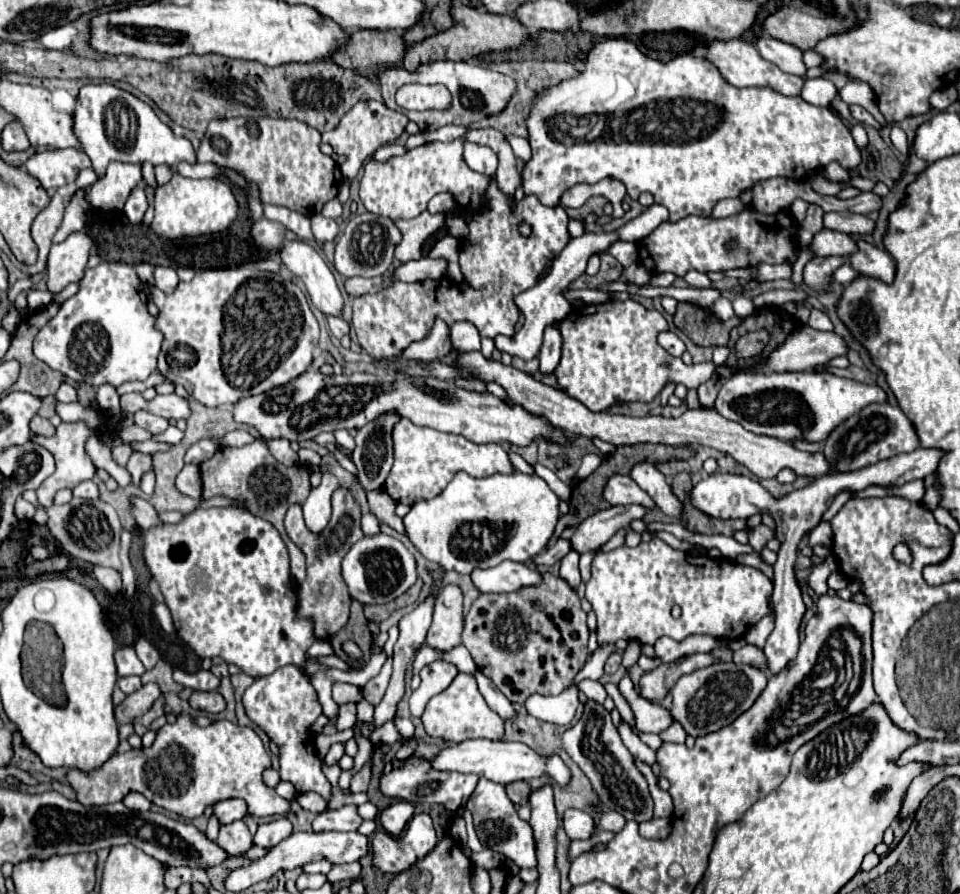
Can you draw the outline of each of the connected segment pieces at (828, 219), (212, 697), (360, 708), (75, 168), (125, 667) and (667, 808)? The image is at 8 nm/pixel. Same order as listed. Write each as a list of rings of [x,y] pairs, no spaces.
[[[841,211],[841,213],[823,213],[823,227],[857,237],[857,235],[873,233],[875,223],[871,219],[867,219],[865,215]]]
[[[193,691],[189,697],[189,705],[193,709],[199,709],[203,713],[221,713],[225,709],[225,701],[219,693],[215,691]]]
[[[365,699],[357,703],[357,721],[371,721],[373,719],[373,705]]]
[[[81,149],[39,151],[25,161],[25,169],[43,185],[43,189],[57,189],[73,183],[85,167],[91,167],[91,161]]]
[[[133,647],[117,649],[115,651],[115,665],[117,665],[119,677],[125,677],[125,675],[143,675],[145,673],[145,667],[139,661],[139,657],[137,657]]]
[[[635,759],[635,765],[643,773],[643,777],[649,781],[649,789],[653,793],[653,801],[659,807],[659,817],[671,819],[671,815],[673,815],[673,799],[671,799],[671,795],[659,787],[659,779],[657,779],[657,775],[651,771],[651,767],[647,763]]]

